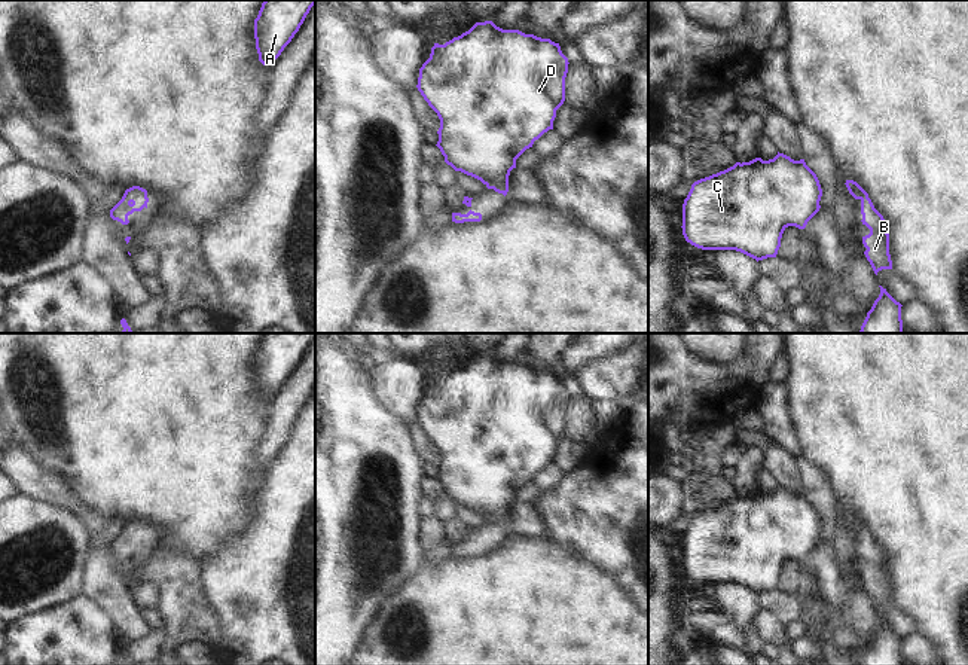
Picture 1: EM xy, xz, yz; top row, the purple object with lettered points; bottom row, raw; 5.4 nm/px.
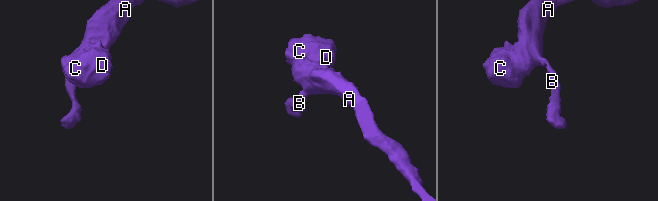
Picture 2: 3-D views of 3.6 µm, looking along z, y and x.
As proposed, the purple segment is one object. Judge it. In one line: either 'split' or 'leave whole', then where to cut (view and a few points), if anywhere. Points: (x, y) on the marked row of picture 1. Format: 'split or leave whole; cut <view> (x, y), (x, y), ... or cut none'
leave whole; cut none

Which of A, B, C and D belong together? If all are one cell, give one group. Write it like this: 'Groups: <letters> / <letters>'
Groups: A B C D

